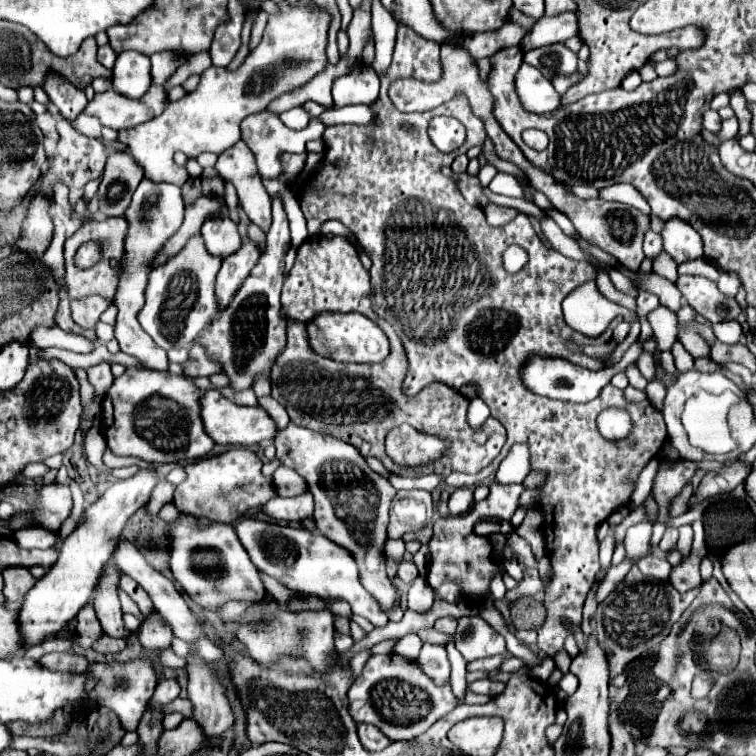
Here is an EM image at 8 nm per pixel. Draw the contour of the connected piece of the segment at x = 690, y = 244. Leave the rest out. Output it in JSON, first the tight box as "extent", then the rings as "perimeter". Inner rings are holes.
{"extent":[661,218,703,264],"perimeter":[[[669,218],[661,230],[663,248],[675,258],[677,264],[703,256],[703,242],[695,228],[681,218]]]}

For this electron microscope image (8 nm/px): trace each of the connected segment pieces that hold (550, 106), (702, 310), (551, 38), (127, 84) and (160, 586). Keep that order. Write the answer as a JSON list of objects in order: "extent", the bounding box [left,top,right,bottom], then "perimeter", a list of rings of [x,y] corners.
[{"extent":[515,62,561,114],"perimeter":[[[525,62],[515,76],[515,88],[523,108],[535,114],[551,112],[561,104],[561,94],[553,88],[551,80],[547,80],[539,70]]]},{"extent":[677,276,741,322],"perimeter":[[[679,276],[677,290],[683,300],[709,322],[735,320],[741,312],[735,298],[727,298],[717,290],[717,284],[701,276]]]},{"extent":[519,12,579,52],"perimeter":[[[561,12],[557,16],[543,16],[539,22],[535,22],[533,30],[523,36],[519,46],[523,52],[527,52],[539,46],[565,42],[577,34],[579,34],[577,16],[573,12]]]},{"extent":[113,50,151,98],"perimeter":[[[127,50],[117,54],[113,68],[113,88],[129,98],[139,98],[151,86],[149,56]]]},{"extent":[113,542,203,642],"perimeter":[[[125,542],[125,544],[119,544],[117,552],[113,554],[113,560],[115,560],[115,564],[117,564],[127,576],[131,576],[131,578],[149,594],[151,602],[155,604],[155,610],[171,624],[173,634],[175,634],[177,638],[191,642],[191,640],[197,640],[197,638],[203,636],[203,632],[201,632],[201,628],[199,628],[199,624],[197,624],[195,614],[189,610],[185,592],[183,592],[181,588],[177,590],[177,586],[173,584],[173,580],[169,580],[167,576],[163,576],[161,572],[157,572],[153,566],[149,566],[147,560],[145,560],[145,556],[143,556],[133,544],[127,544],[127,542]]]}]

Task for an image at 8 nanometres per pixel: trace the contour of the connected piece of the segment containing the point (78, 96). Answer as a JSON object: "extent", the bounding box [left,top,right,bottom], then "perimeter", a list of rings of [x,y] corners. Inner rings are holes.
{"extent":[43,78,87,122],"perimeter":[[[51,78],[51,82],[43,84],[43,90],[47,92],[49,100],[57,106],[59,114],[69,122],[75,120],[87,108],[85,92],[75,90],[75,86],[67,86],[63,78]]]}

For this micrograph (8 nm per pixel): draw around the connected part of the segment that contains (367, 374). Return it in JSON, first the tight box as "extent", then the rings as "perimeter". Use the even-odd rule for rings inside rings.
{"extent":[271,326,505,476],"perimeter":[[[291,326],[289,336],[291,338],[287,340],[287,350],[279,356],[279,362],[275,362],[275,370],[271,372],[271,396],[285,406],[291,422],[295,422],[297,426],[313,428],[317,432],[351,442],[363,456],[369,454],[379,458],[383,466],[393,472],[443,470],[445,476],[451,472],[475,474],[491,464],[491,460],[501,452],[505,444],[503,424],[489,416],[481,430],[475,430],[467,422],[469,400],[455,388],[443,382],[435,382],[415,398],[409,398],[401,392],[401,380],[405,378],[409,362],[405,348],[397,336],[389,336],[391,354],[383,362],[351,364],[349,370],[333,370],[333,360],[317,356],[309,348],[305,328]],[[399,424],[411,424],[423,434],[433,434],[441,440],[449,440],[449,450],[429,468],[397,466],[385,452],[385,436]]]}

